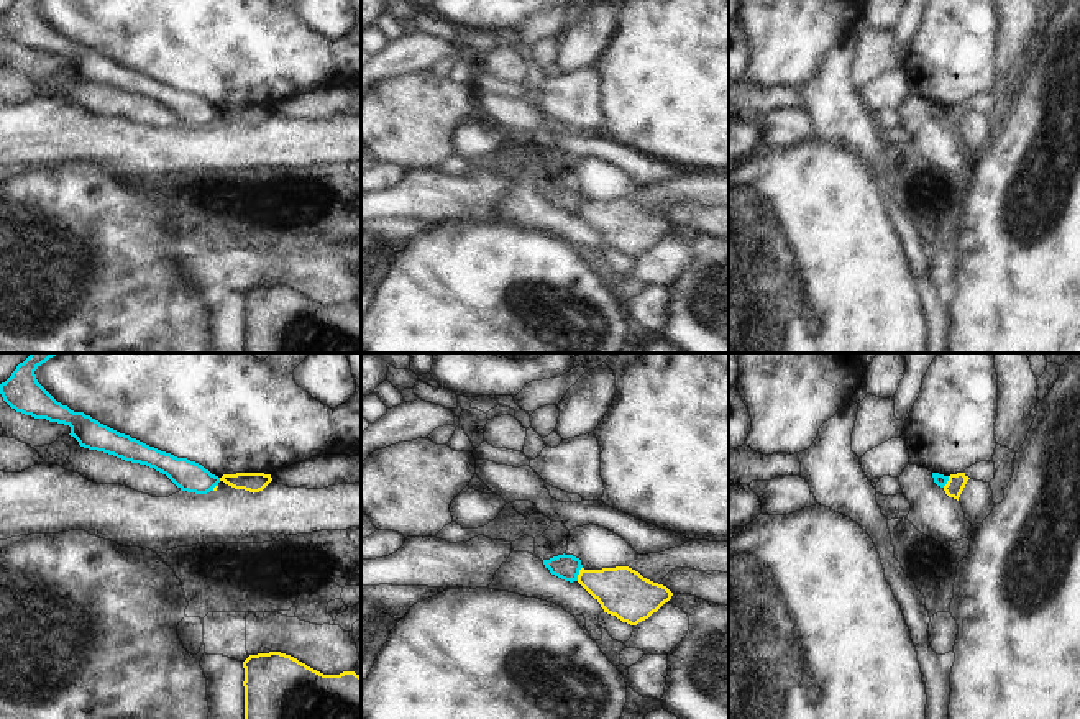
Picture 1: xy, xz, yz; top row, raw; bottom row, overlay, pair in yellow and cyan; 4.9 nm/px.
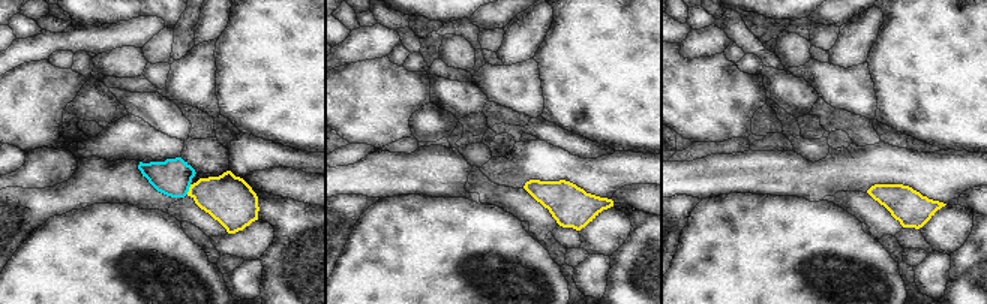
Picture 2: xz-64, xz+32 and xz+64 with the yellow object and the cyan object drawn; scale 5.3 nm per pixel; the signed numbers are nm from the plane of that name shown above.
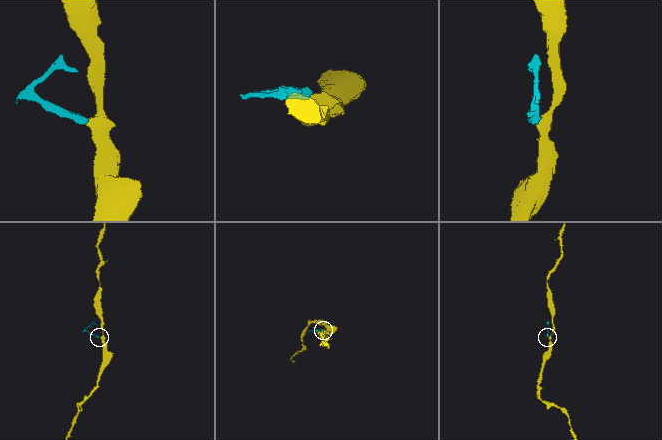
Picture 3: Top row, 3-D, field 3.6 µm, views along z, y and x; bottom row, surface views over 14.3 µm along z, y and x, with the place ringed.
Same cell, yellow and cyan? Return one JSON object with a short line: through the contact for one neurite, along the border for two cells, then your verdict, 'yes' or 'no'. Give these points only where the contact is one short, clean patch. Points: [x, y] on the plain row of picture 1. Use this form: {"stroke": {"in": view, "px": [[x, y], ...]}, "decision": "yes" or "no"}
{"stroke": {"in": "xz", "px": [[581, 199], [576, 212]]}, "decision": "no"}

